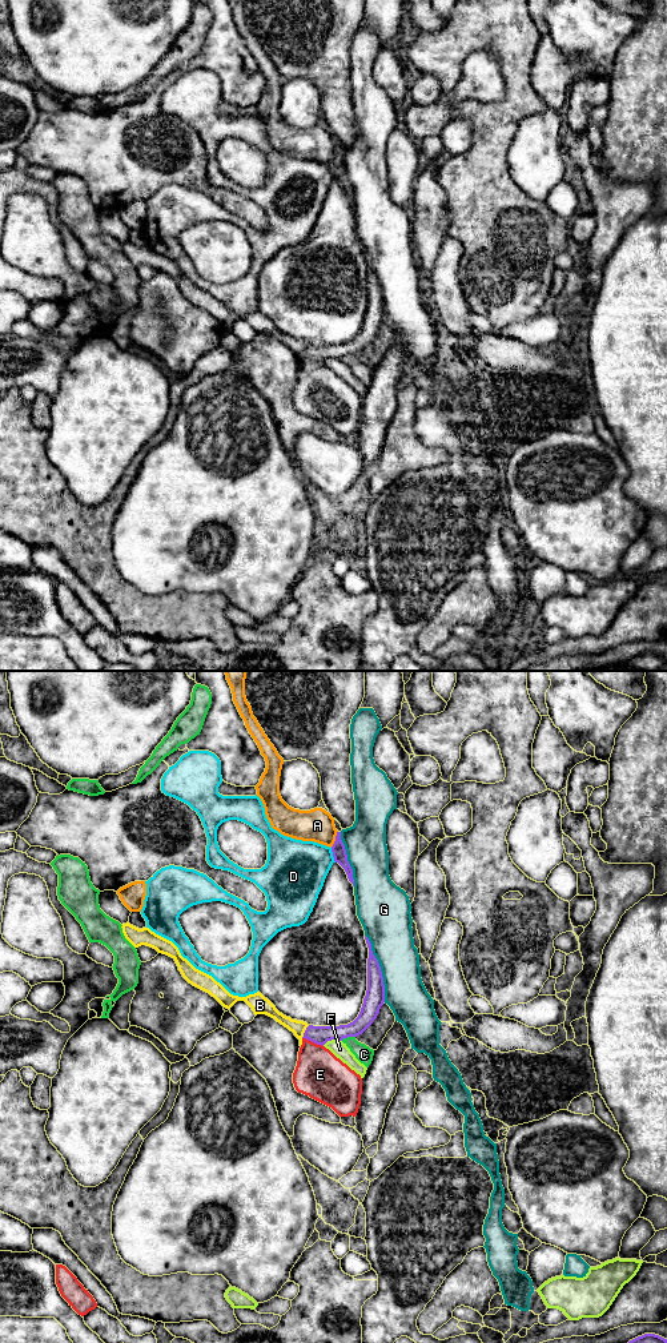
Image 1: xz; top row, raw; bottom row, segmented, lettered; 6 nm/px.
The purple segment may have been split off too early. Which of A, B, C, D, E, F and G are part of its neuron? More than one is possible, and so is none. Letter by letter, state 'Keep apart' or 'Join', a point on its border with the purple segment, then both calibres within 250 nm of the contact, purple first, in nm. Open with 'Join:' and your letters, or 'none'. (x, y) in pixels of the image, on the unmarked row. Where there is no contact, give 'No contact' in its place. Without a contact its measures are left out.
Join: none
A: Keep apart. Touches purple at xz (336, 157). Thickness 80 nm (purple) against 200 nm
B: Keep apart. Touches purple at xz (305, 350). Thickness 110 nm (purple) against 90 nm
C: Keep apart. Touches purple at xz (348, 354). Thickness 110 nm (purple) against 100 nm
D: Keep apart. Touches purple at xz (333, 173). Thickness 80 nm (purple) against 360 nm
E: Keep apart. Touches purple at xz (313, 360). Thickness 110 nm (purple) against 300 nm
F: Keep apart. Touches purple at xz (332, 357). Thickness 110 nm (purple) against 90 nm
G: Keep apart. Touches purple at xz (380, 286). Thickness 120 nm (purple) against 280 nm

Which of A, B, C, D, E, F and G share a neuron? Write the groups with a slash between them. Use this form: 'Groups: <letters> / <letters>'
Groups: A / B E / C / D / F / G

